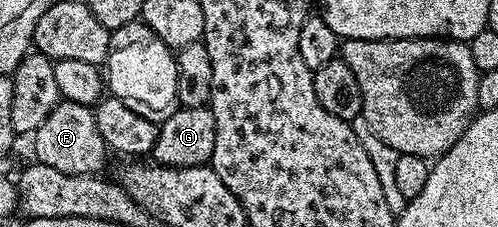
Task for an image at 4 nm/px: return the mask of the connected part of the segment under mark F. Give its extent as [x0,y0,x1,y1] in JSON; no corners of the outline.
[31,100,110,176]

